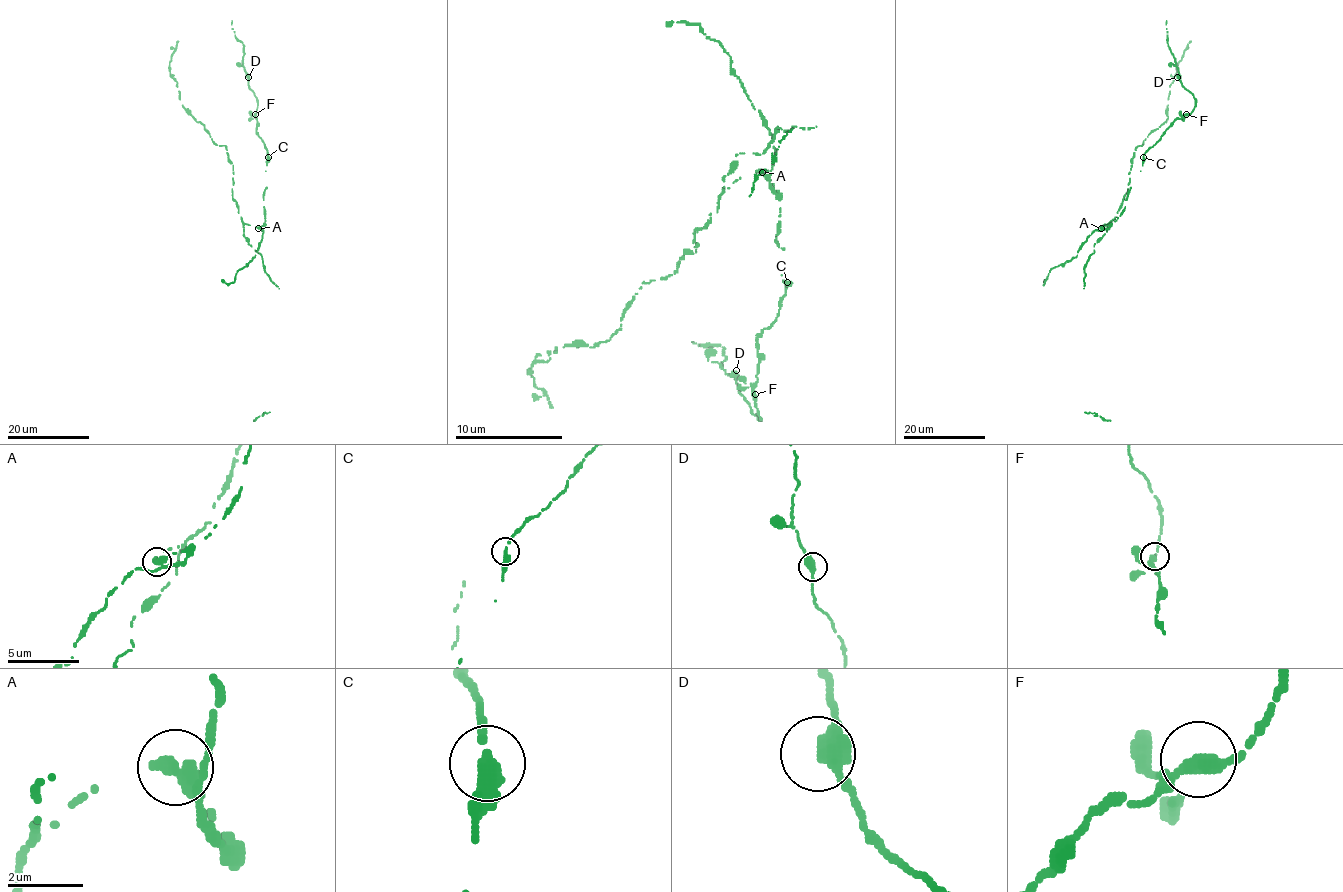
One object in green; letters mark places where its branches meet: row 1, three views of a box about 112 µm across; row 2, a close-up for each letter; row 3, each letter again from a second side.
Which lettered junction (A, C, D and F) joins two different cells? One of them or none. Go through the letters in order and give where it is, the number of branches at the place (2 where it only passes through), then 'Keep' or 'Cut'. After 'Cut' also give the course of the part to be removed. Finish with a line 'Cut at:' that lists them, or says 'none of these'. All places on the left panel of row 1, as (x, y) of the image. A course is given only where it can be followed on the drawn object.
A: Place: (258, 228). Branches: 2. Keep
C: Place: (268, 157). Branches: 2. Keep
D: Place: (248, 77). Branches: 2. Keep
F: Place: (255, 114). Branches: 2. Keep
Cut at: none of these

